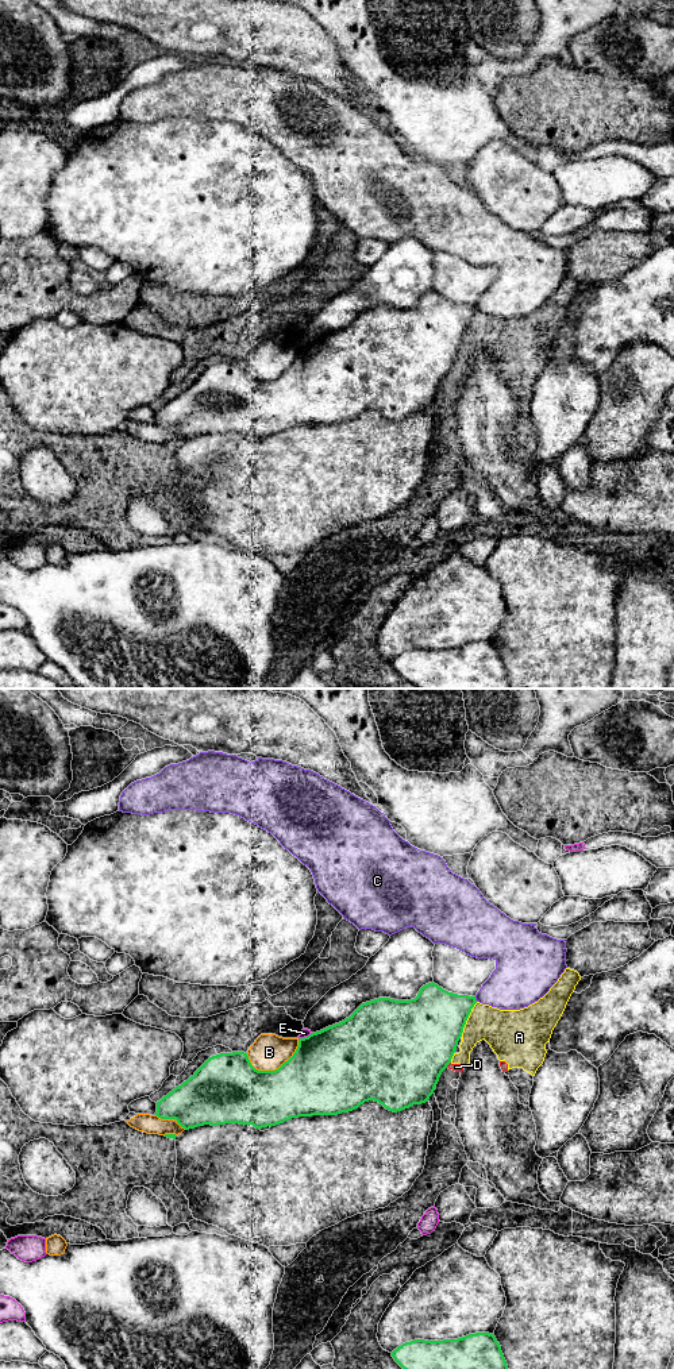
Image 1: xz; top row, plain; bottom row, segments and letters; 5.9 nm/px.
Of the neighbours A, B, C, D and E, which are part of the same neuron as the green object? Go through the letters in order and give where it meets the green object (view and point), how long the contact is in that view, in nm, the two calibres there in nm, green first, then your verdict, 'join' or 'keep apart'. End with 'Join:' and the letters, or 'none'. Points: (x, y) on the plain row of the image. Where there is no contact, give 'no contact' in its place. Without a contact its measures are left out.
A: contact xz (466, 328); length 220 nm; calibres 400 and 260 nm; keep apart
B: contact xz (276, 378); length 340 nm; calibres 420 and 220 nm; keep apart
C: contact xz (474, 308); length 40 nm; calibres 340 and 300 nm; keep apart
D: contact xz (449, 371); length 50 nm; calibres 500 and 50 nm; keep apart
E: contact xz (305, 346); length 100 nm; calibres 500 and 50 nm; keep apart
Join: none

